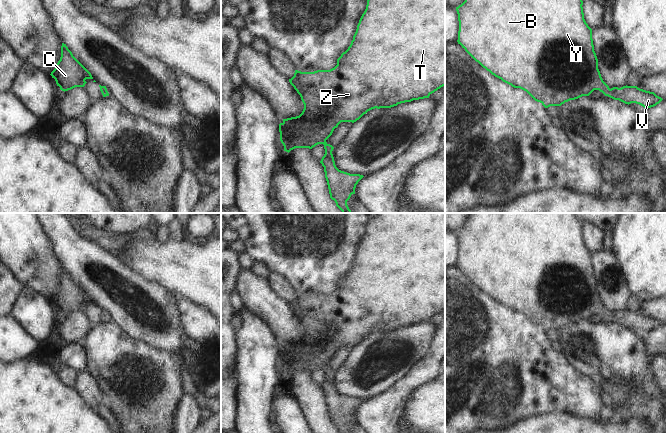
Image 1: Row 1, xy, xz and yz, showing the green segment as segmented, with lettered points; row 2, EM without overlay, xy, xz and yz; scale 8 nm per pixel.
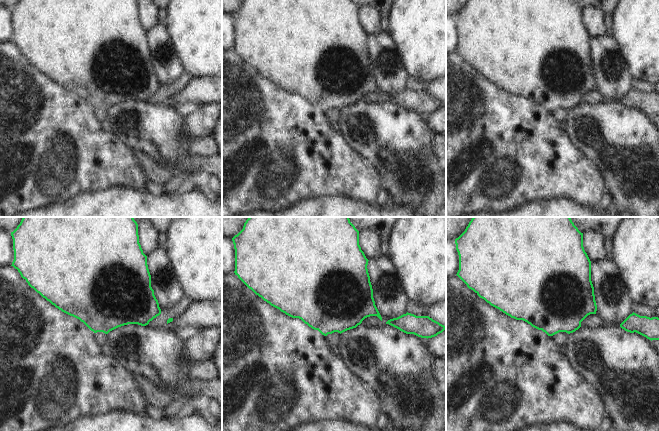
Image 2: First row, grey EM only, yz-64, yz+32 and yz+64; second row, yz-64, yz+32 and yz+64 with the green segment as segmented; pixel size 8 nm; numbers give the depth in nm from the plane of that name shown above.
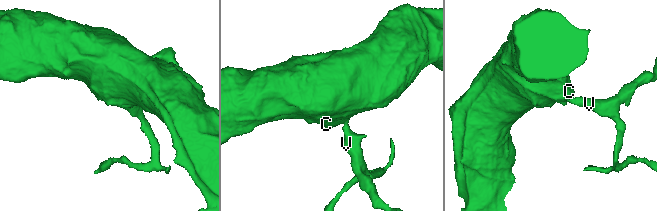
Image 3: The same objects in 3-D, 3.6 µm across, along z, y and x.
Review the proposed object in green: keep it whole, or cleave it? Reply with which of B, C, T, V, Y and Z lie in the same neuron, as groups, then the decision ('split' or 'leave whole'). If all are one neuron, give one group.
groups B C T V Y Z; leave whole

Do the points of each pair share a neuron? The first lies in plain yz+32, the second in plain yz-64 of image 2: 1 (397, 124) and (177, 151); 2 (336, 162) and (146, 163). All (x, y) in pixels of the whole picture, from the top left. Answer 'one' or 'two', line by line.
1: one
2: two

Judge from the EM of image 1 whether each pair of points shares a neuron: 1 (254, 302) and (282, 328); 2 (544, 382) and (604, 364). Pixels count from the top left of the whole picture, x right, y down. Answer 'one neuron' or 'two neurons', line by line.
1: one neuron
2: two neurons

